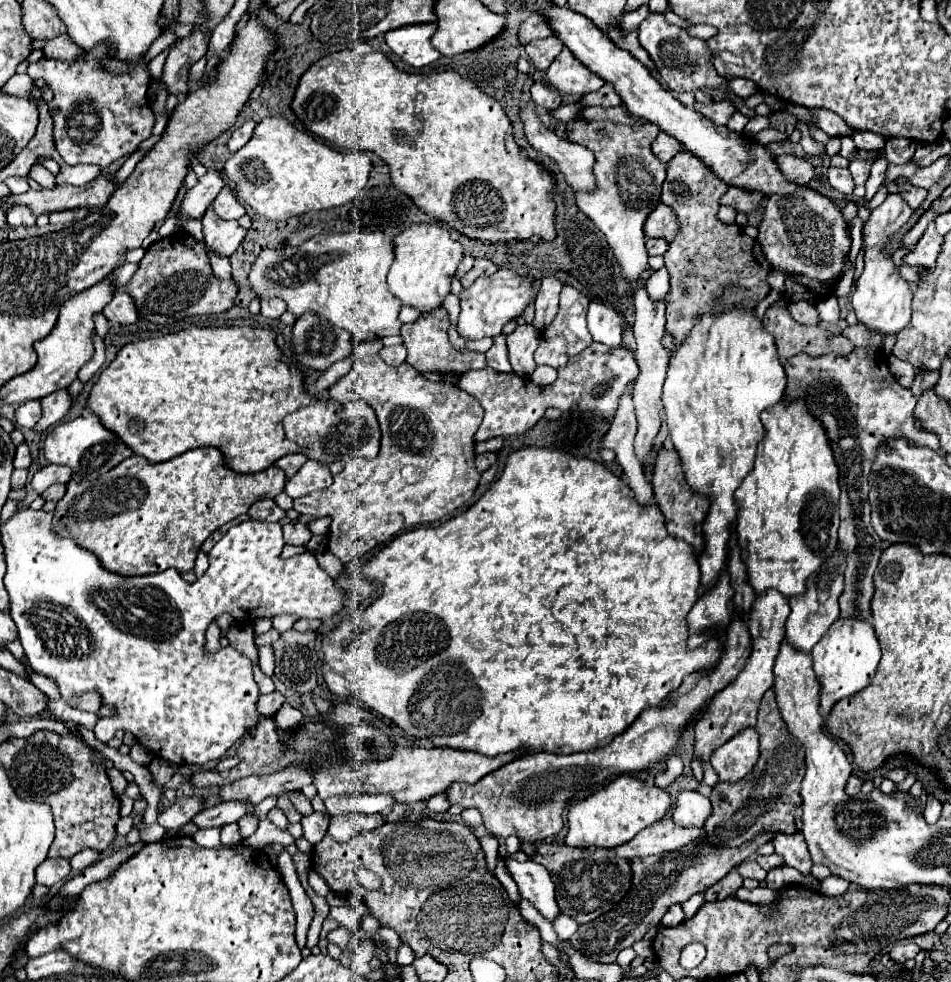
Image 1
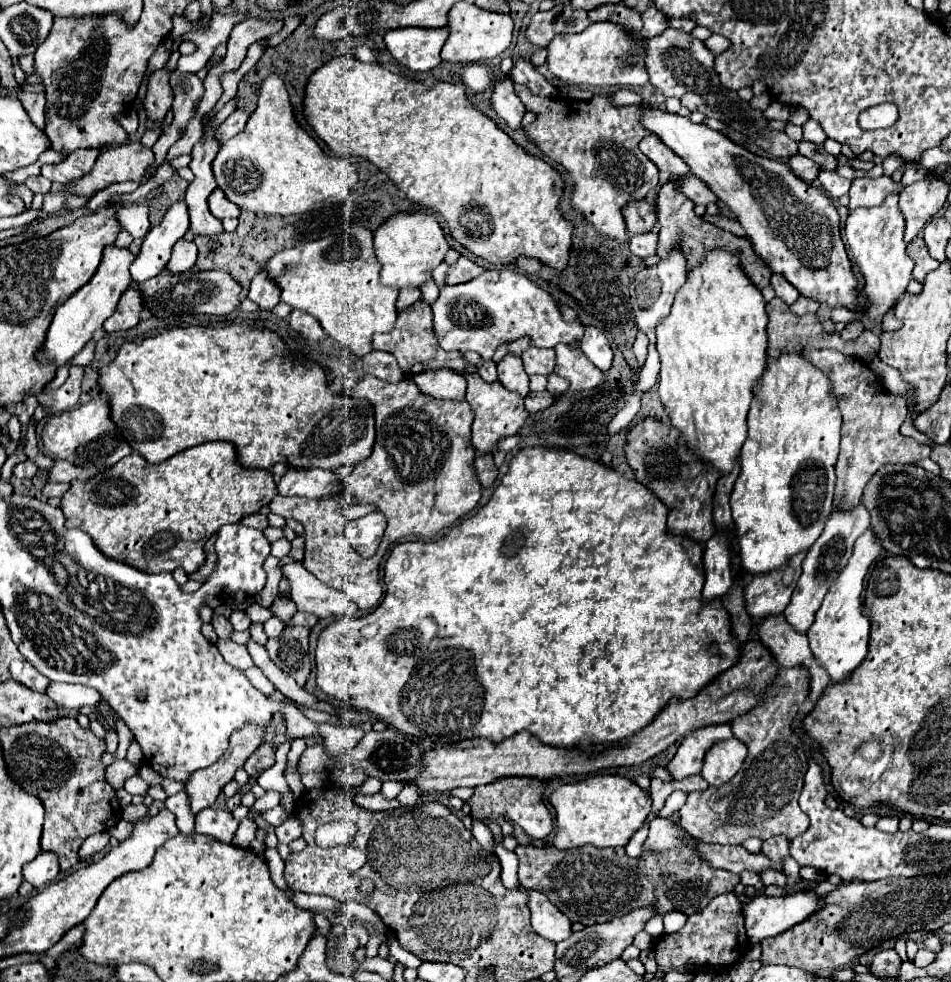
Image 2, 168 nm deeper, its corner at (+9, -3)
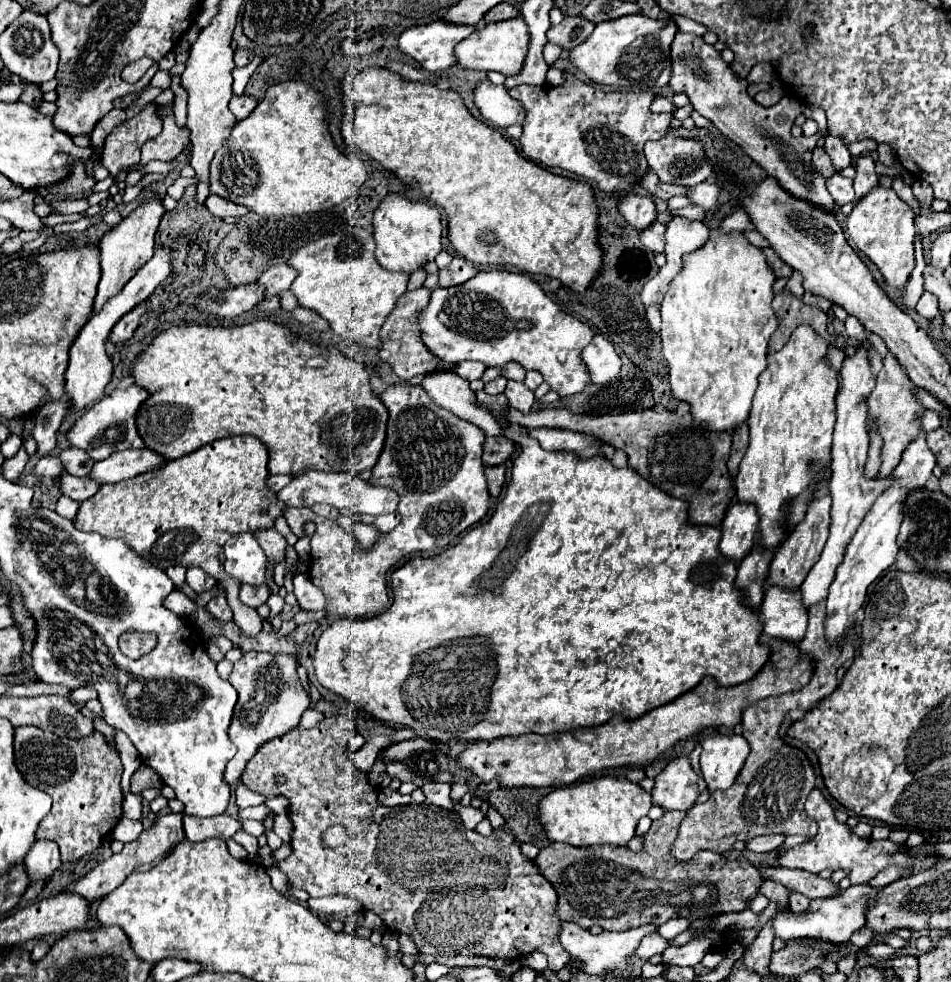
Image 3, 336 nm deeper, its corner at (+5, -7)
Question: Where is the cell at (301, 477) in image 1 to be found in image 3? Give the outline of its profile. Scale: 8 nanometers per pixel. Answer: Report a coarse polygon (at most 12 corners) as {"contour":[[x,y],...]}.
{"contour":[[303,471],[277,497],[287,507],[395,513],[399,495],[355,473]]}

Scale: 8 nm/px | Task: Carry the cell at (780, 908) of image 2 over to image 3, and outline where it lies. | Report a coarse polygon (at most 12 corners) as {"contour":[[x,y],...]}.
{"contour":[[851,885],[809,911],[777,915],[775,937],[847,943],[879,893]]}

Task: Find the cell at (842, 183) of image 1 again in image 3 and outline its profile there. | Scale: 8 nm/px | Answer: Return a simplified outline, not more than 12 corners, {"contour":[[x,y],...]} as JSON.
{"contour":[[839,173],[827,179],[827,189],[839,205],[857,199],[853,181]]}

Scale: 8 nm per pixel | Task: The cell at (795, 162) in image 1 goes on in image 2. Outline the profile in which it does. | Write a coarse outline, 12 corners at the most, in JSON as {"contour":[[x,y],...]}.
{"contour":[[799,155],[789,159],[789,167],[805,183],[813,183],[819,165]]}

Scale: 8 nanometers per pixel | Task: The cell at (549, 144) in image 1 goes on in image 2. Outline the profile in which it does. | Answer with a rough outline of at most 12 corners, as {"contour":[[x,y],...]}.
{"contour":[[509,79],[495,85],[493,109],[519,129],[526,108]]}

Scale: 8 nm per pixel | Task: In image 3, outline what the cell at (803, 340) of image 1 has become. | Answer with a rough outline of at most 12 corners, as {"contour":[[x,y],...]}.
{"contour":[[791,291],[775,295],[779,327],[769,351],[779,351],[805,323],[833,345],[827,313],[803,303]]}

